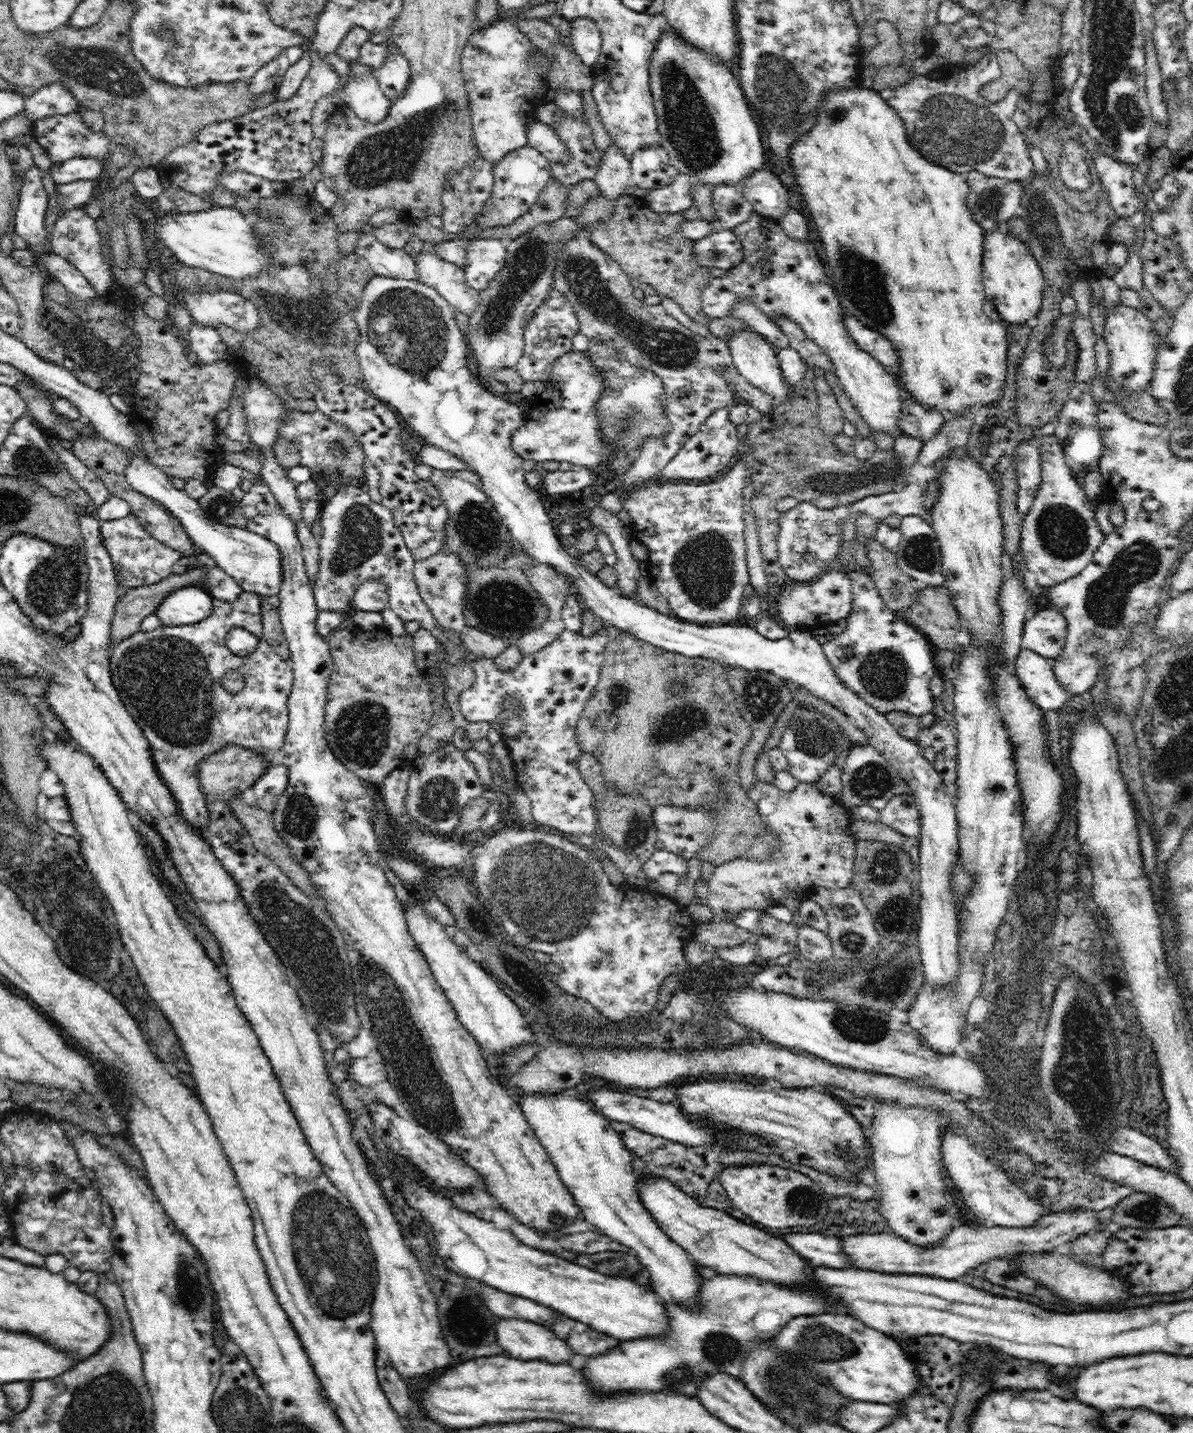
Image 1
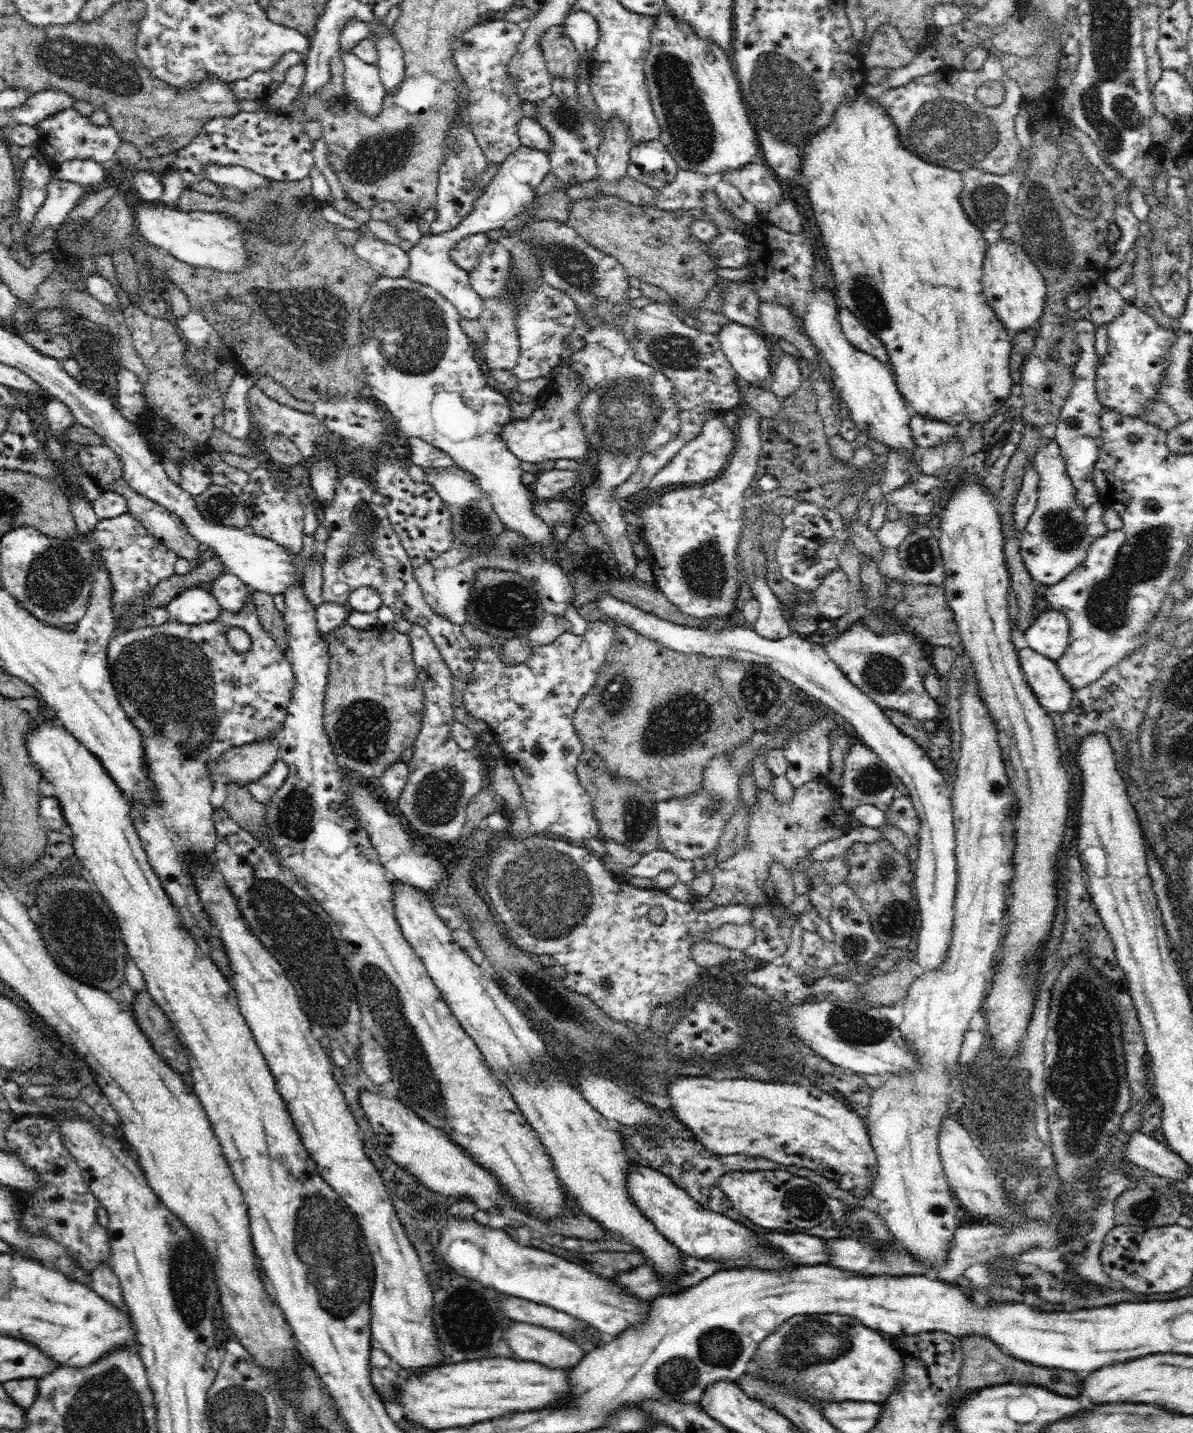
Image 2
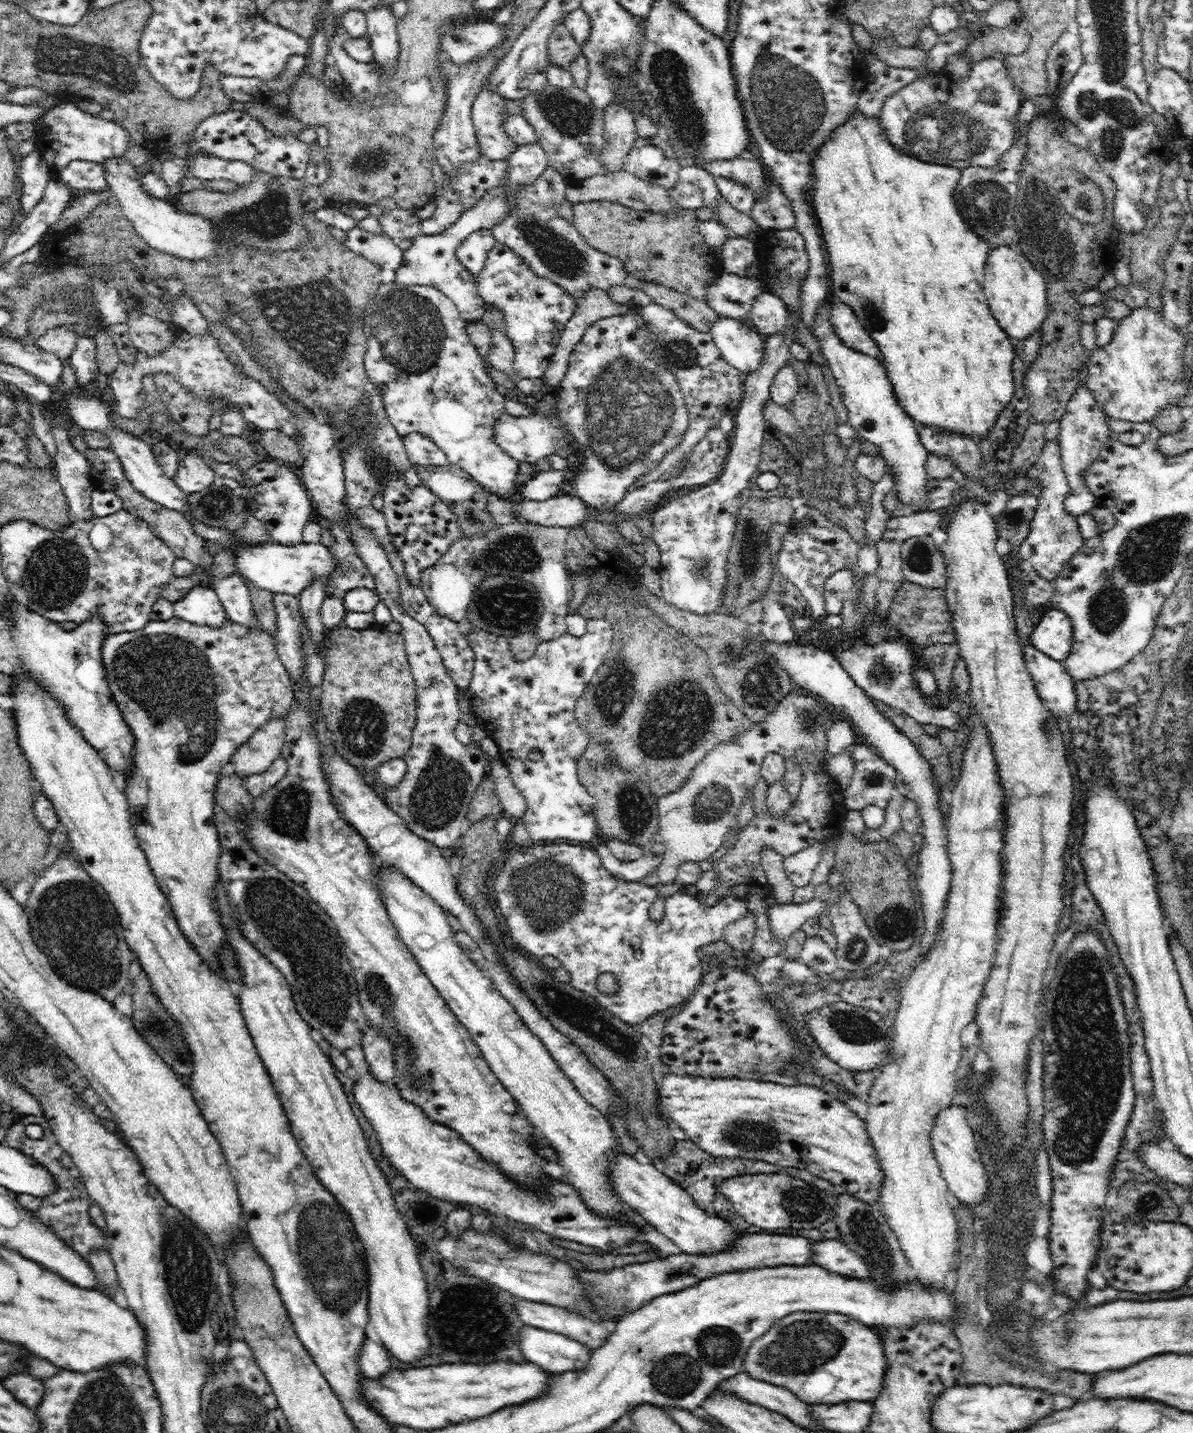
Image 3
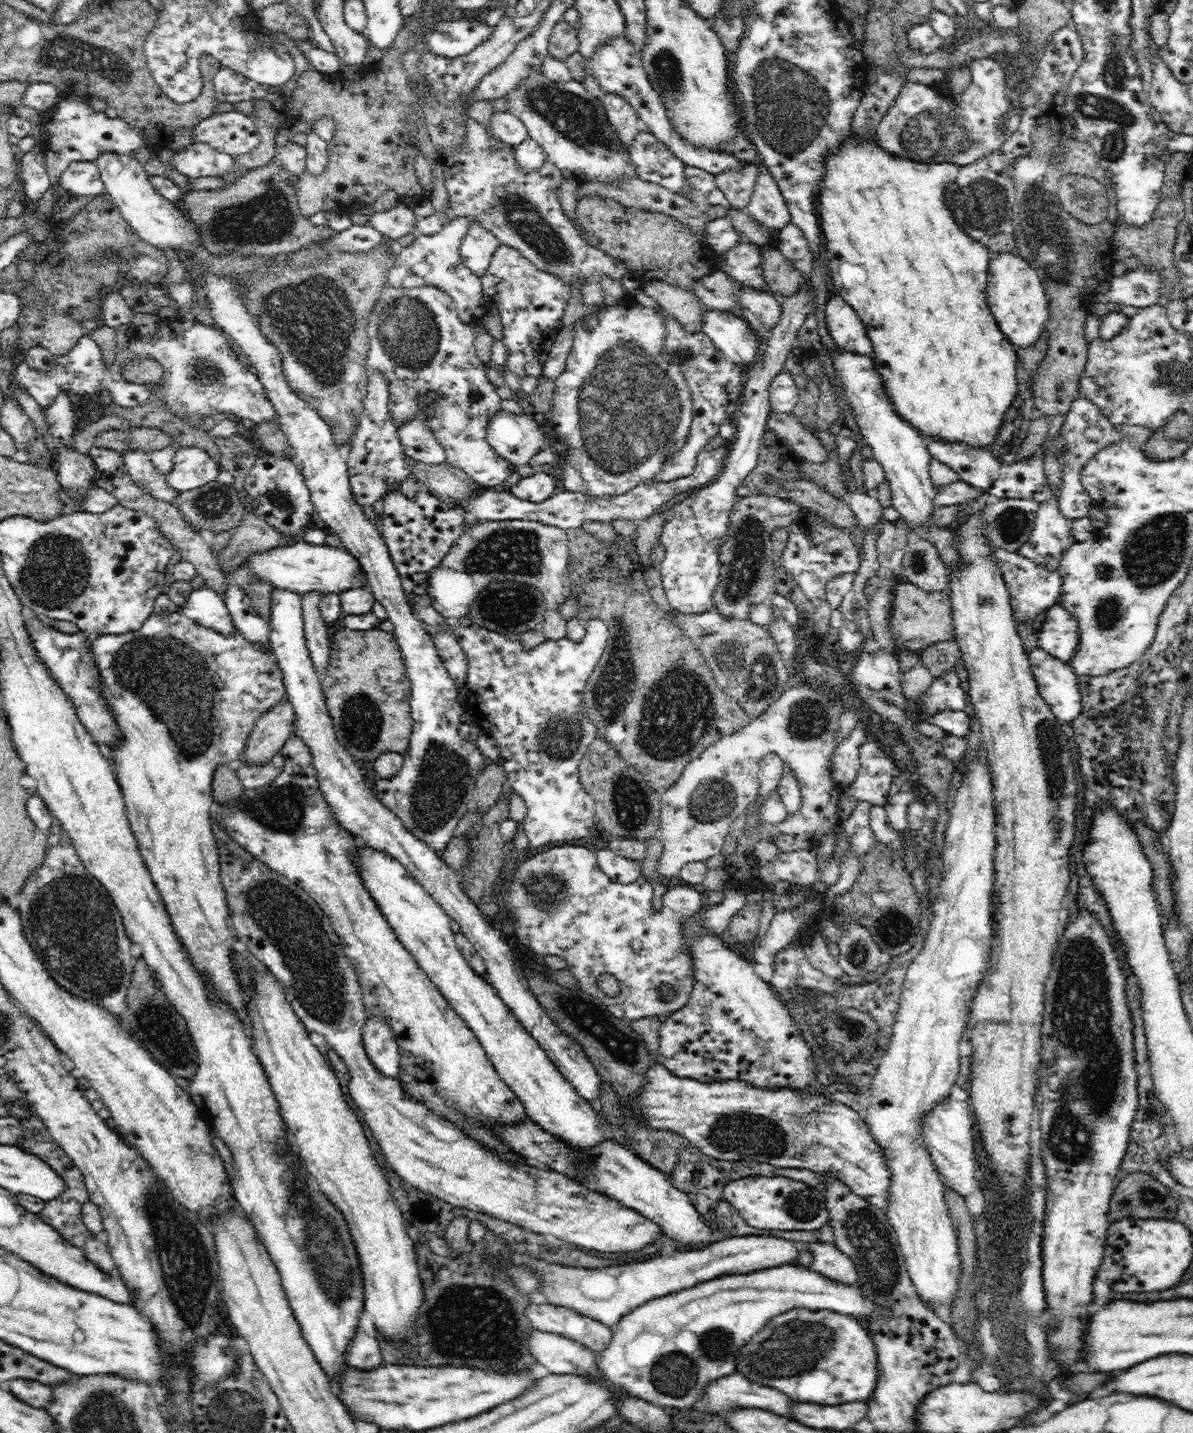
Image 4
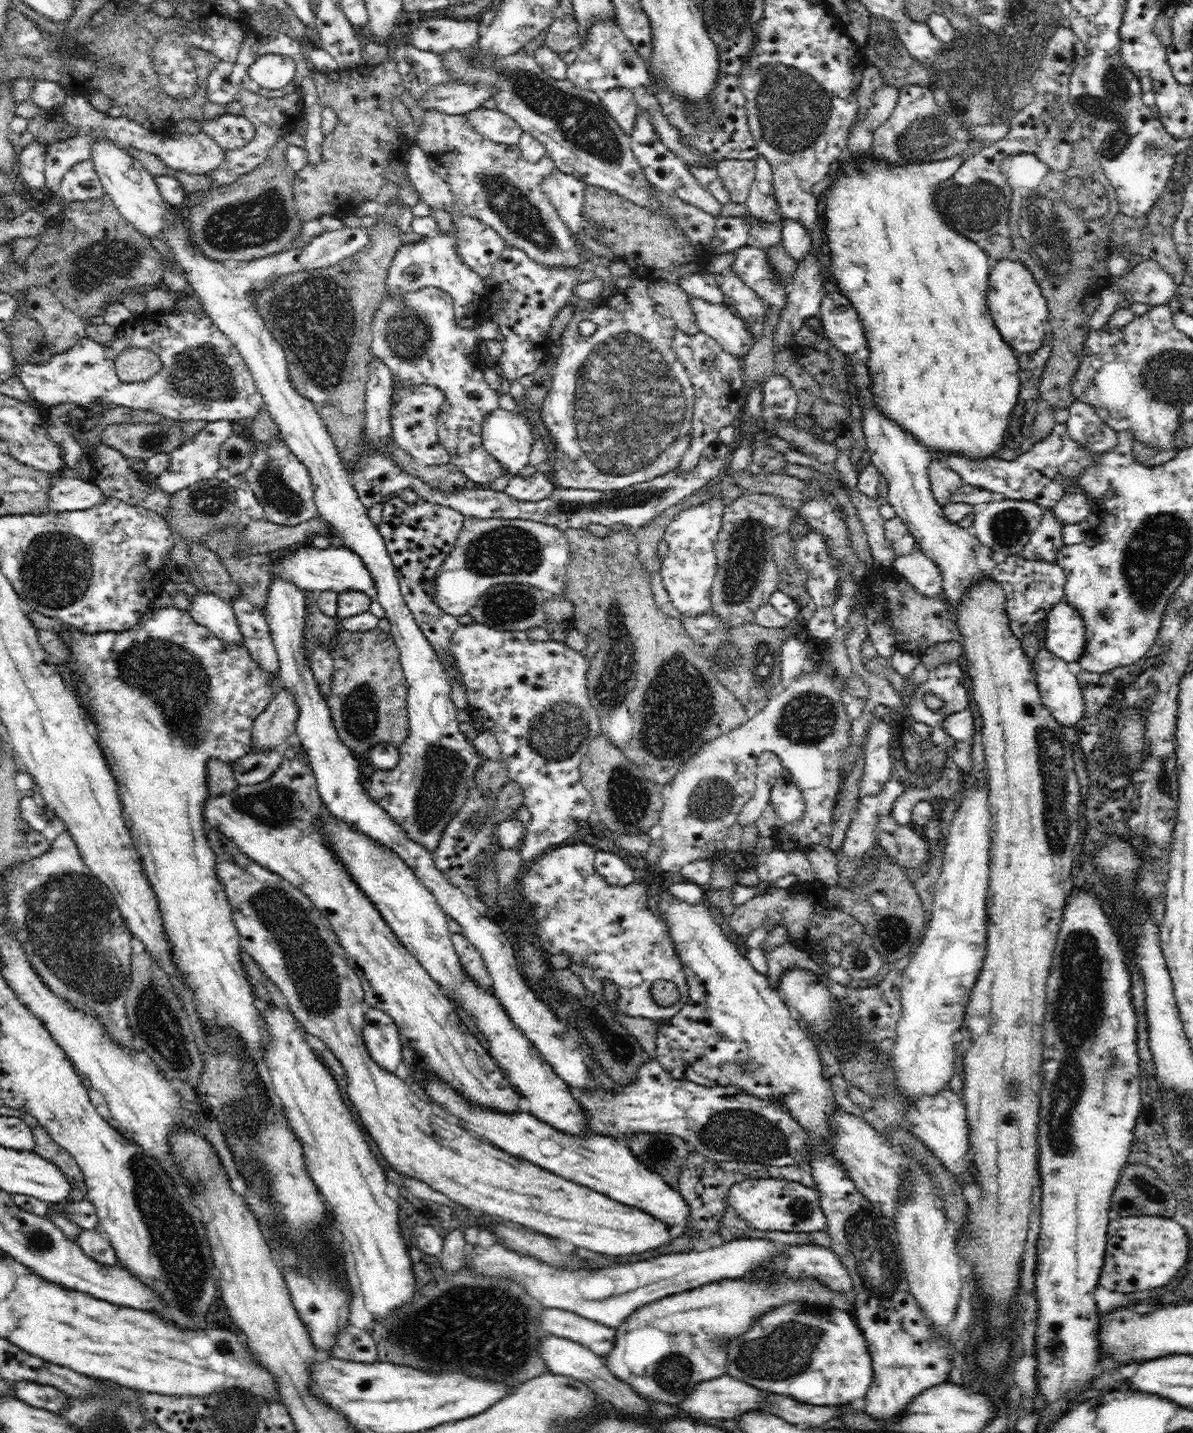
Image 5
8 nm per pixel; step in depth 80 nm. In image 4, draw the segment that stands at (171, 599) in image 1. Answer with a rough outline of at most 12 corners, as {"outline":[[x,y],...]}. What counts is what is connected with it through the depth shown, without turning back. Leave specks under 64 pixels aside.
{"outline":[[193,589],[178,608],[219,634],[236,630],[222,595]]}

